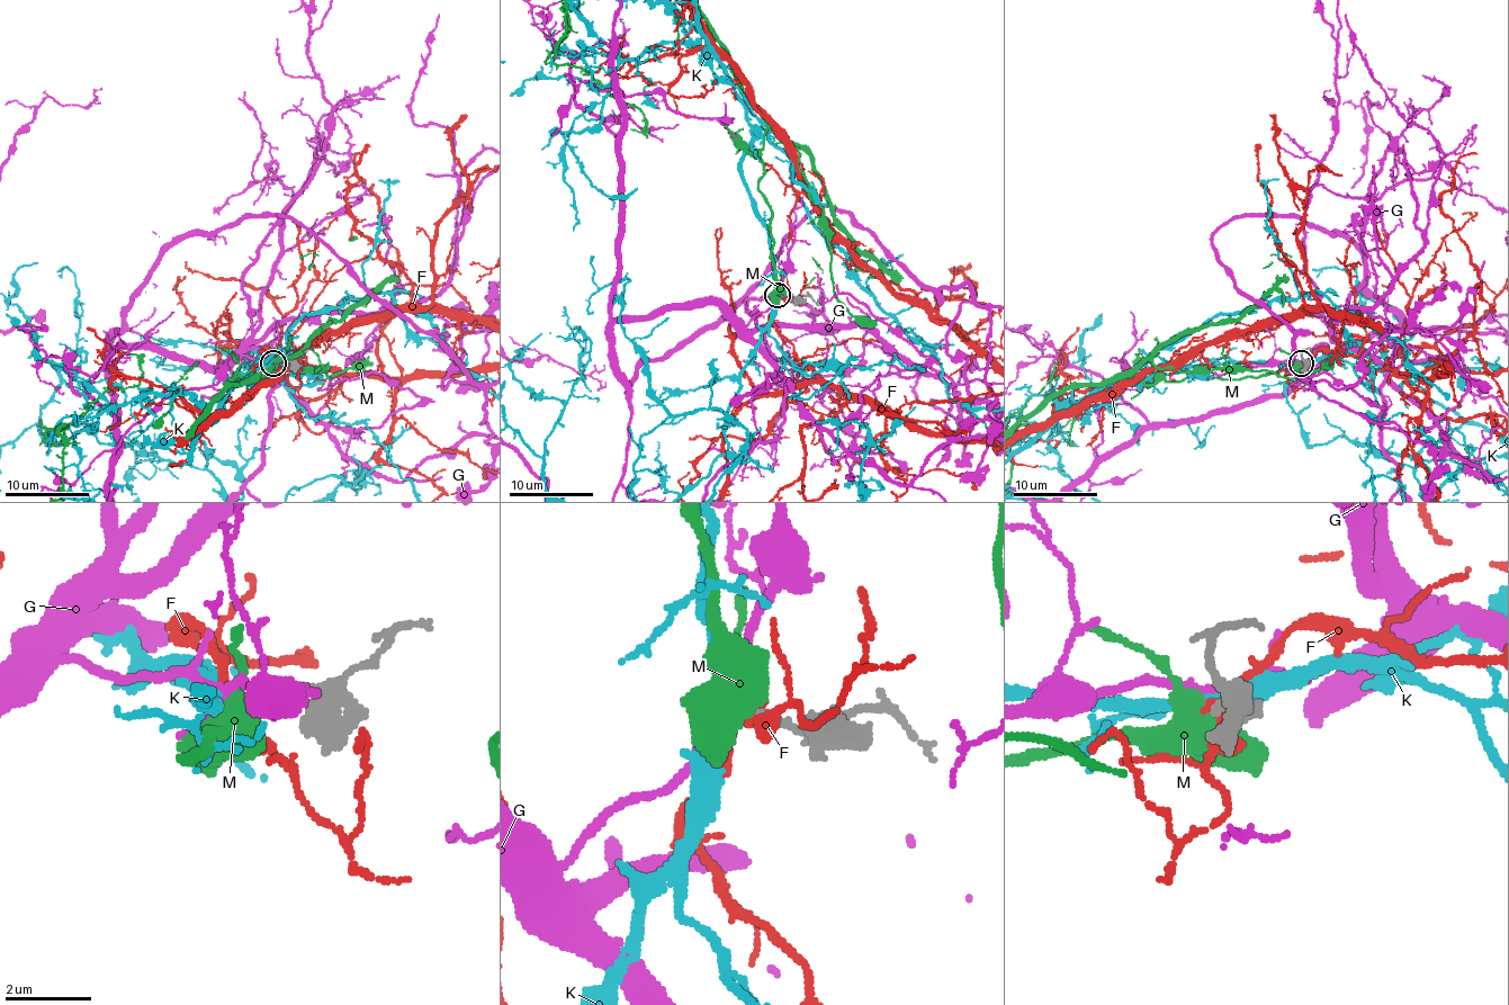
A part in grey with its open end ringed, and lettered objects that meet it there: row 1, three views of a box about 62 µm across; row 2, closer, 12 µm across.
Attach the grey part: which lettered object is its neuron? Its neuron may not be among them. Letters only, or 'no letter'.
K

